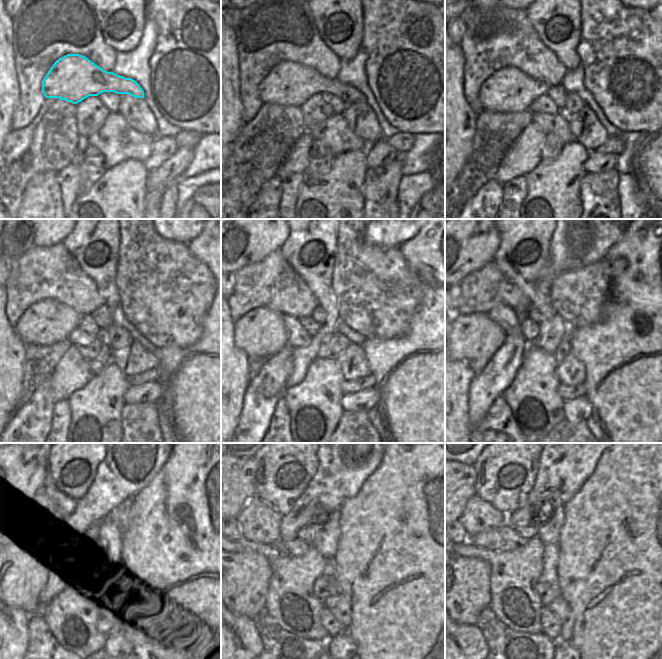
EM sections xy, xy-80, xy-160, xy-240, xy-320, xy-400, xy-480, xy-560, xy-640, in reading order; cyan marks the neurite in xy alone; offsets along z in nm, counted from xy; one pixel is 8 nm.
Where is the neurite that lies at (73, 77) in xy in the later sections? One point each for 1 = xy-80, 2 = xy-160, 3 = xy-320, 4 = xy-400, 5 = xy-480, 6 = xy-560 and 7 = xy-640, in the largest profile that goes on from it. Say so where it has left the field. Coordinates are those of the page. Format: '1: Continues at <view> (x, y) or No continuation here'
1: Continues at xy-80 (289, 83)
2: Continues at xy-160 (508, 89)
3: Continues at xy-320 (260, 333)
4: Continues at xy-400 (473, 338)
5: Continues at xy-480 (17, 571)
6: Continues at xy-560 (241, 579)
7: Continues at xy-640 (465, 582).

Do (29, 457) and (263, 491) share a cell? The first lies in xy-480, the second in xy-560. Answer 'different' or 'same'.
different

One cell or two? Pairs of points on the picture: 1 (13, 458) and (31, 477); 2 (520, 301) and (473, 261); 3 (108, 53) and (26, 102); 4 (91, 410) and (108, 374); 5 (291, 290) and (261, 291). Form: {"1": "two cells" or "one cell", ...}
{"1": "one cell", "2": "two cells", "3": "one cell", "4": "one cell", "5": "one cell"}

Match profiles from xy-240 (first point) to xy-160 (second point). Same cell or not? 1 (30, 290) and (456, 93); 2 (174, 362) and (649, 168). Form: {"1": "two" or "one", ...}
{"1": "two", "2": "one"}

